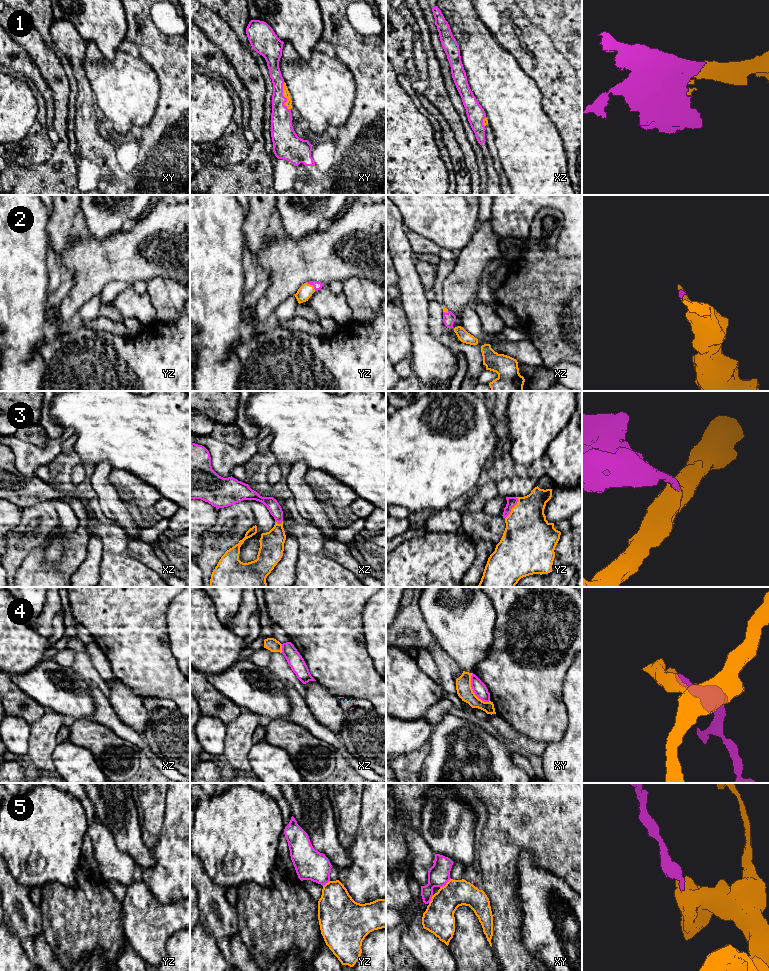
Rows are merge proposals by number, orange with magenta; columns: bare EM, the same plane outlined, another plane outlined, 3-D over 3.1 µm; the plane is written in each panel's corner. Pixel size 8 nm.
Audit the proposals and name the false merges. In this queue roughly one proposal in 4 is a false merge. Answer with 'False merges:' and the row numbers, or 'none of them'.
False merges: 4, 5

